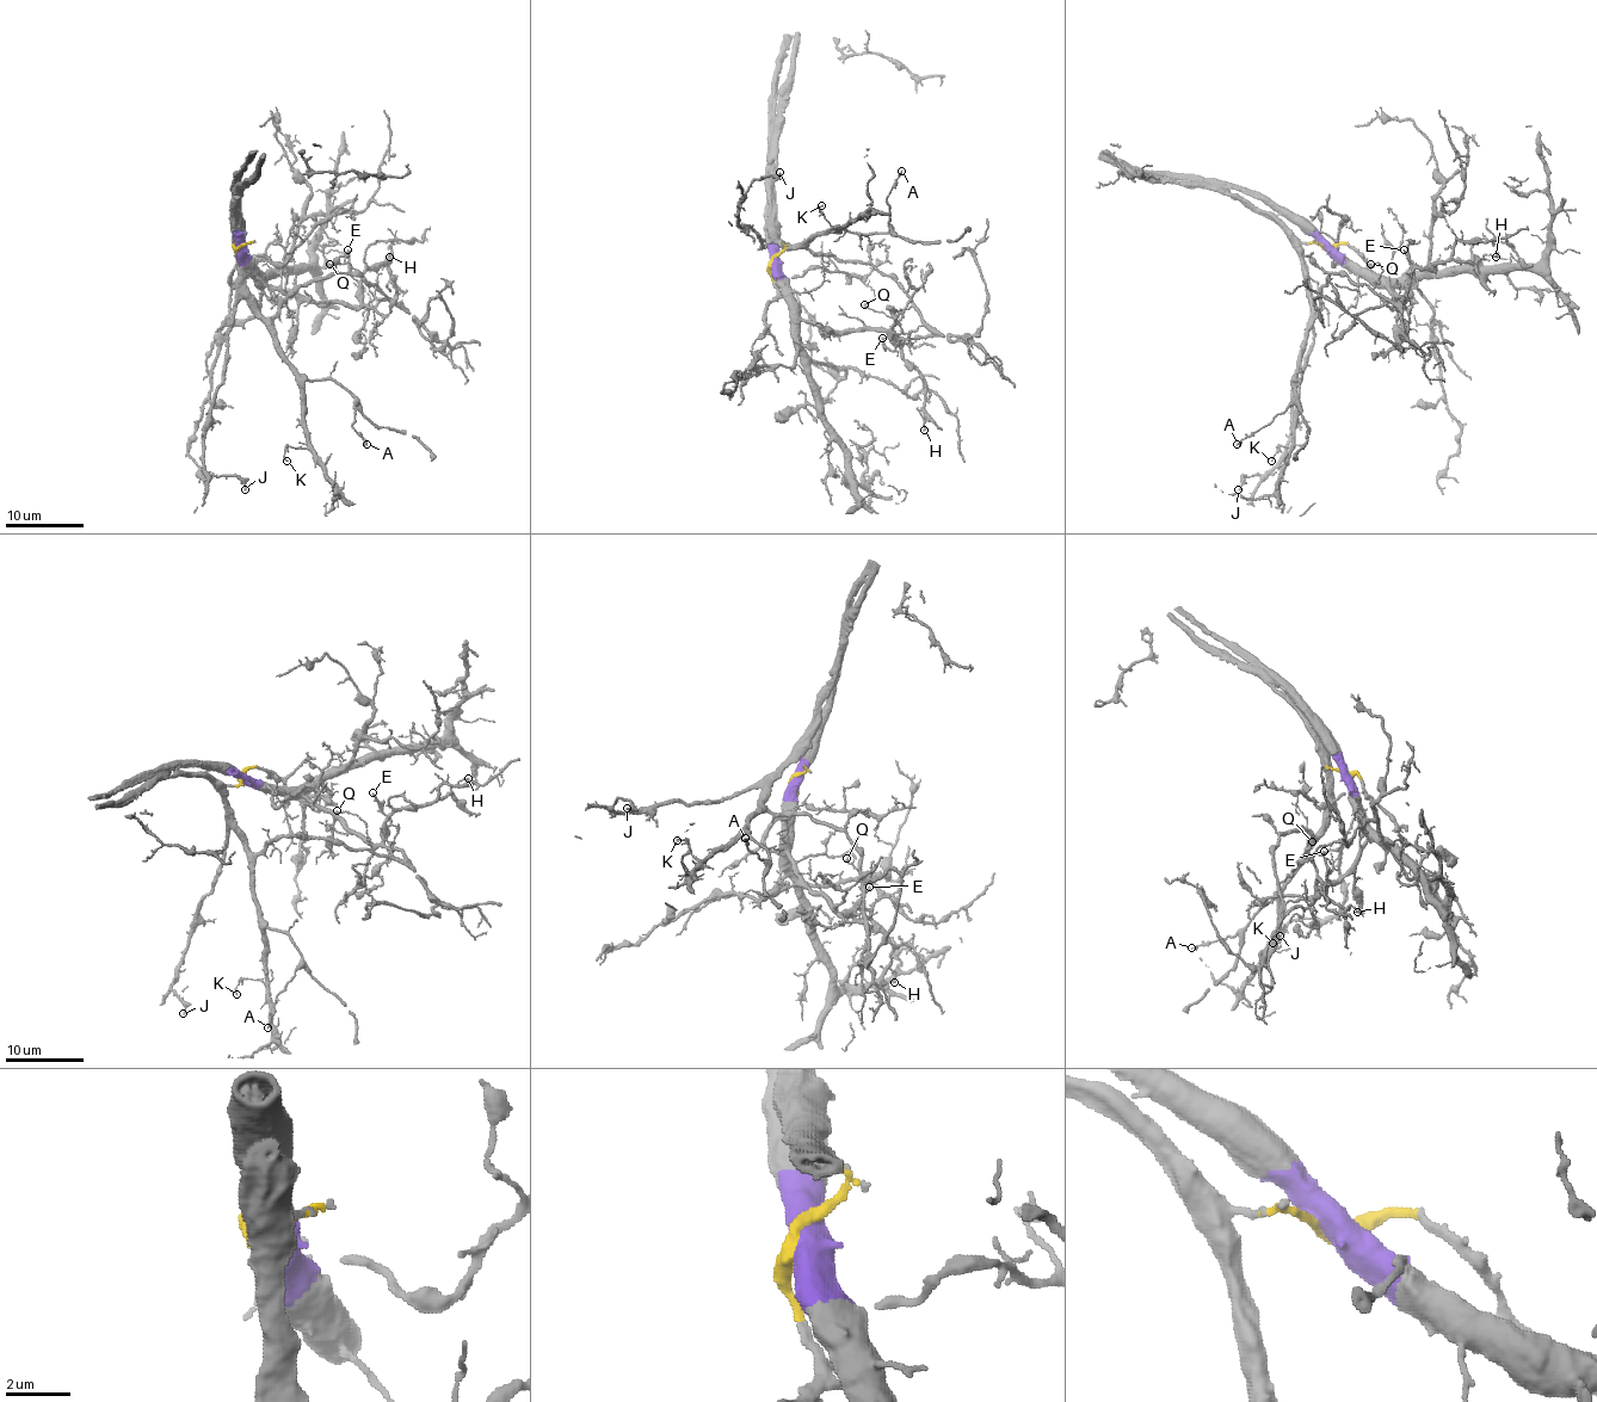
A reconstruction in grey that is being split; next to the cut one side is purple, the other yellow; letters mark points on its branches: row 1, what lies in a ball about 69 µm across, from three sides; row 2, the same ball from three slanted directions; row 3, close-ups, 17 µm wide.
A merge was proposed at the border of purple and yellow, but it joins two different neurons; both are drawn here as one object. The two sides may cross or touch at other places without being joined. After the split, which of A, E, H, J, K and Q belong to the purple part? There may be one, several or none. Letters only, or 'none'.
E, H

